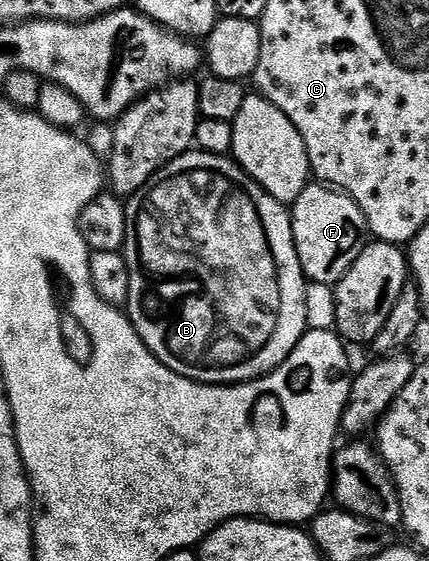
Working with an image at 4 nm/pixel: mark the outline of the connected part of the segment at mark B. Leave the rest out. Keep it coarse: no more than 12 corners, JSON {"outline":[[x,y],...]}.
{"outline":[[233,157],[145,191],[128,317],[212,386],[308,329],[291,211]]}

